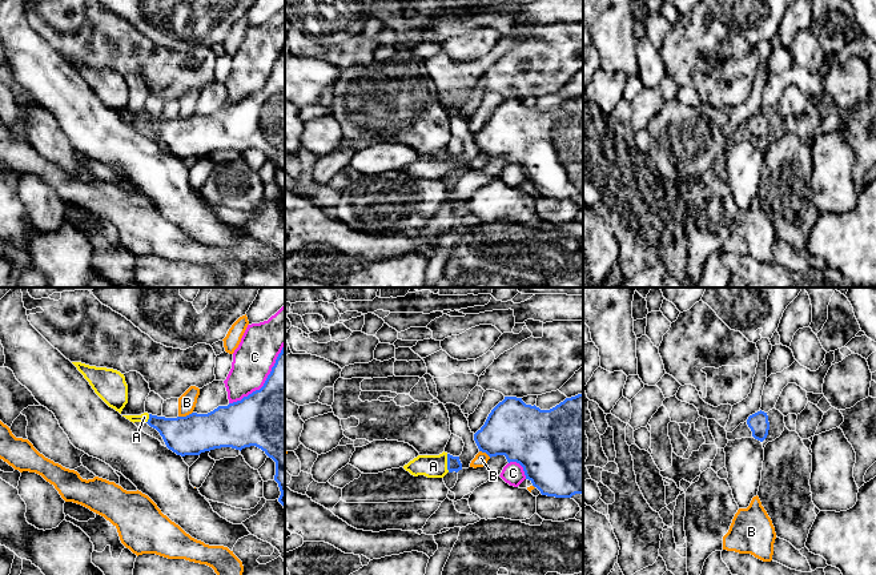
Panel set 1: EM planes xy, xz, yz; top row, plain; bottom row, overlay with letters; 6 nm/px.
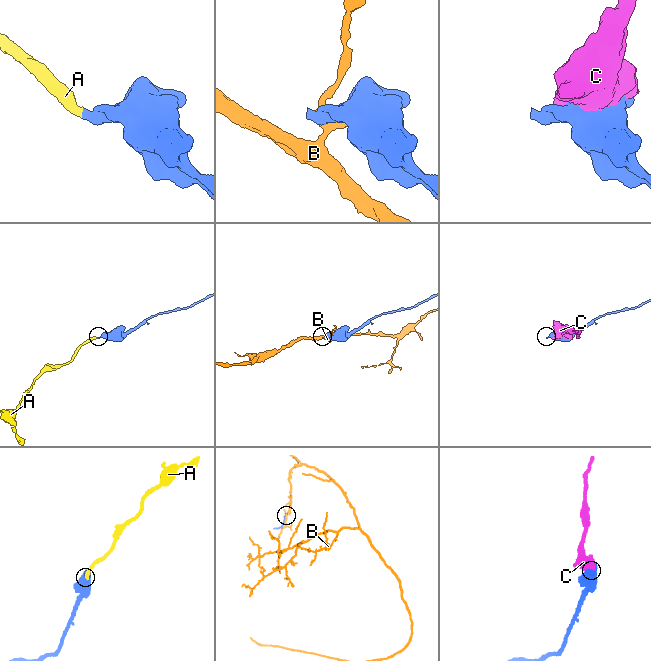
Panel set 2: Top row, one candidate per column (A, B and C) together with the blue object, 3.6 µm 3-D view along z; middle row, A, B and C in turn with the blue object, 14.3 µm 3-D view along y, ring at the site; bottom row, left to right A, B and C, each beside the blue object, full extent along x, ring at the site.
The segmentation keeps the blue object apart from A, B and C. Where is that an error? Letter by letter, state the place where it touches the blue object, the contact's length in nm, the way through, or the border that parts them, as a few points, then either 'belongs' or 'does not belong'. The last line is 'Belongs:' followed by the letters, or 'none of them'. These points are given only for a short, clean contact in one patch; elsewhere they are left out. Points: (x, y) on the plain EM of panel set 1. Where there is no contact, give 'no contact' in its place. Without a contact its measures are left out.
A: xz (447, 165) | 110 nm | across xz (453, 164), (447, 165), (433, 168) | belongs
B: xy (187, 117) | 90 nm | does not belong
C: xy (265, 83) | 500 nm | does not belong
Belongs: A

